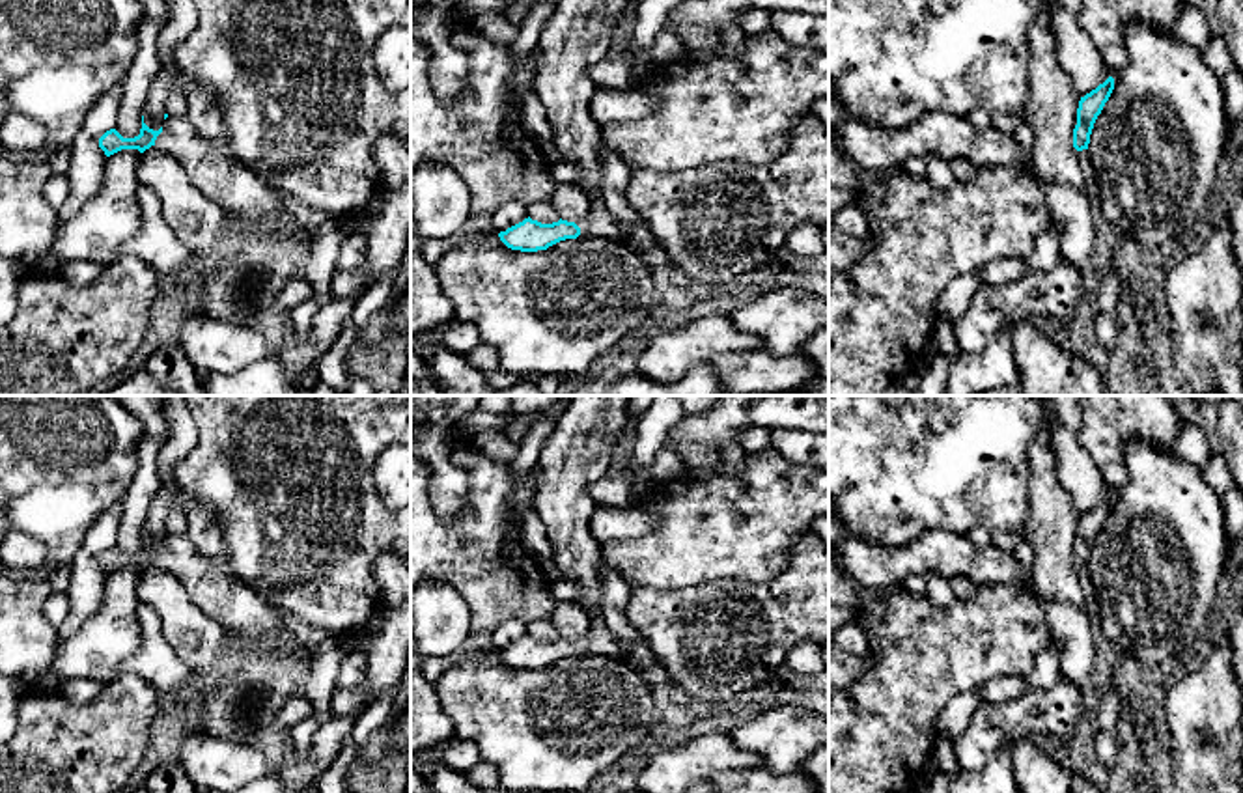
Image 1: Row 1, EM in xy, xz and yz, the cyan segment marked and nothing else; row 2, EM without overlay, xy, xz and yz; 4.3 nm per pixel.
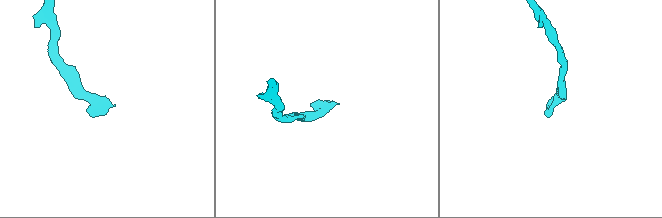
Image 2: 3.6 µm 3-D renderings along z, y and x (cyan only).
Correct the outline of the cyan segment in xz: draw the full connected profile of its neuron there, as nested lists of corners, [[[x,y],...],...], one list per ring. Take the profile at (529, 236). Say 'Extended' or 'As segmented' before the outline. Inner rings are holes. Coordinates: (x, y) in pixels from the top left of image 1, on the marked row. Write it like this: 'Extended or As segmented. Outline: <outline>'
Extended. Outline: [[[558,0],[543,26],[534,91],[552,123],[552,144],[562,160],[584,172],[584,190],[592,196],[592,207],[577,222],[560,218],[541,224],[524,218],[498,233],[511,250],[538,252],[577,237],[607,237],[629,244],[635,237],[635,230],[618,222],[601,200],[601,125],[590,116],[590,99],[597,90],[590,67],[608,56],[612,35],[627,15],[627,2]]]

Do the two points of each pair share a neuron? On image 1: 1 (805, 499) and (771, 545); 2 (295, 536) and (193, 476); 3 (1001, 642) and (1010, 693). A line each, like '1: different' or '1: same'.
1: same
2: same
3: different

